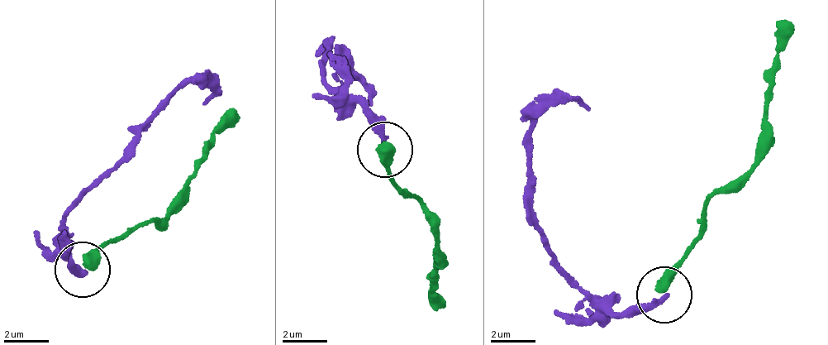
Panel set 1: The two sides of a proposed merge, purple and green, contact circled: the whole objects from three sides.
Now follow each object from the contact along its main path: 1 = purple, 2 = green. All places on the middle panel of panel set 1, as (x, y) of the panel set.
1: (387, 150), (363, 104), (330, 84), (321, 55), (330, 47), (323, 51), (353, 62), (367, 91), (369, 104)
2: (387, 146), (398, 185), (425, 203), (435, 245), (428, 298), (435, 297)

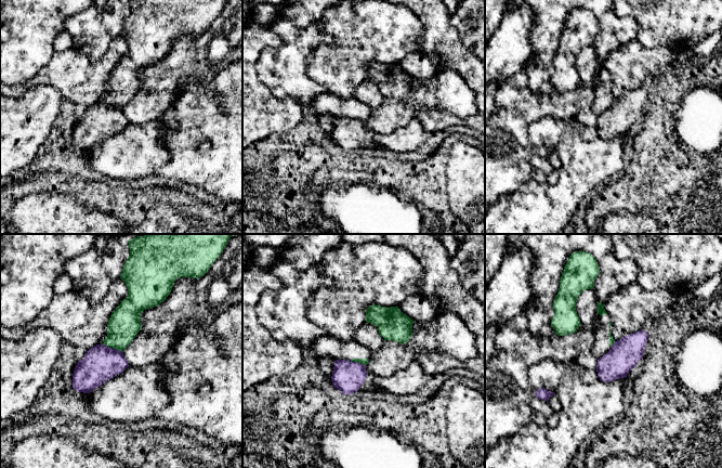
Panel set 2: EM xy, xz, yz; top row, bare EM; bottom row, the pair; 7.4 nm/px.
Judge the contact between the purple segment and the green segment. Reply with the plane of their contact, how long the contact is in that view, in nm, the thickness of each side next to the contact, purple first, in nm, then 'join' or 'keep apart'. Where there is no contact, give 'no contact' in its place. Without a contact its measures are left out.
contact in xy; length 170 nm; calibres 260 and 240 nm; keep apart

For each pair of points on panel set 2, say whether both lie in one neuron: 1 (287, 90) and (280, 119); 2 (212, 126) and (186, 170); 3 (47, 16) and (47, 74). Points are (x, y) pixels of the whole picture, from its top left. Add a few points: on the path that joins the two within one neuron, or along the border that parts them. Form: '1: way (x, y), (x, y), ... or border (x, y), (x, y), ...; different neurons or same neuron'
1: border (263, 83), (277, 96), (291, 98), (302, 106); different neurons
2: way (215, 139), (215, 150), (199, 166); same neuron
3: border (54, 51), (51, 59), (38, 72); different neurons

